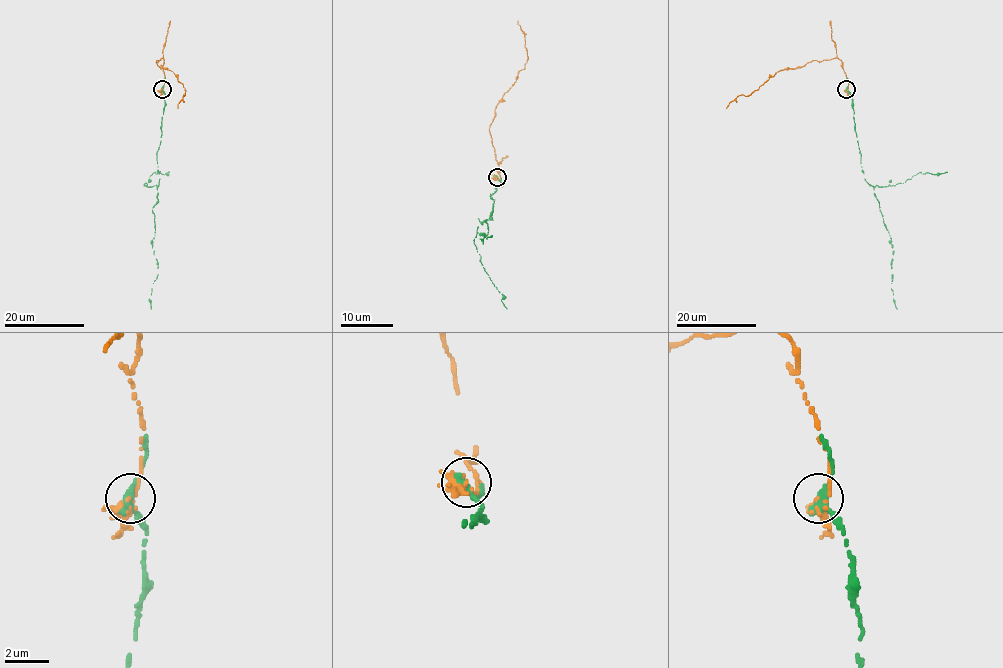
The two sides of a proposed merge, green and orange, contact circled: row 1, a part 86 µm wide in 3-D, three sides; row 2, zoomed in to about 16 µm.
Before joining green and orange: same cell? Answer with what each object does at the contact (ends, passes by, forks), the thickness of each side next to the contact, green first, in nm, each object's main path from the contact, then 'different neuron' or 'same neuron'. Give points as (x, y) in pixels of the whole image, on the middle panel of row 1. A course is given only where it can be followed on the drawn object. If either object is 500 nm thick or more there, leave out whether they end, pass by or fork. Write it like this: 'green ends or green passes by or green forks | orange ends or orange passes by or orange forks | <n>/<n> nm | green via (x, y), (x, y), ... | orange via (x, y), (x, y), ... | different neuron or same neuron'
green passes by | orange forks | 400/150 nm | green via (498, 177), (501, 182), (490, 195), (491, 217), (485, 220), (485, 236), (491, 237), (483, 236), (483, 243) | orange via (498, 177), (489, 128), (495, 107), (527, 60), (525, 37), (517, 20) | same neuron

